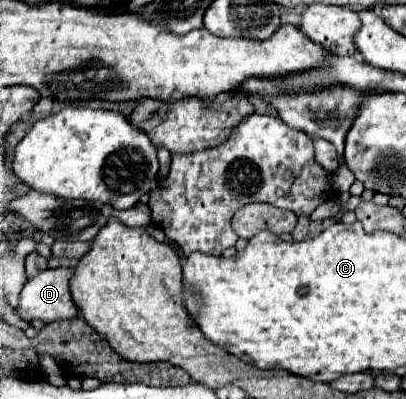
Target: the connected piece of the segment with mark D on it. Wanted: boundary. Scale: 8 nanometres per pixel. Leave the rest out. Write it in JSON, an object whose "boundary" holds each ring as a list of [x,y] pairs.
{"boundary":[[[56,267],[28,279],[20,293],[20,307],[16,313],[24,321],[40,319],[44,323],[76,317],[78,307],[70,295],[72,273],[70,267]]]}

